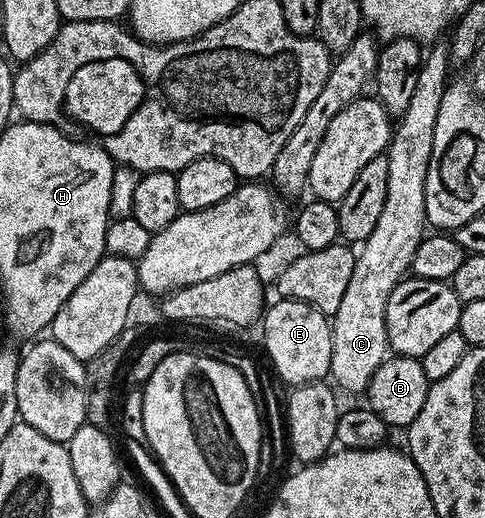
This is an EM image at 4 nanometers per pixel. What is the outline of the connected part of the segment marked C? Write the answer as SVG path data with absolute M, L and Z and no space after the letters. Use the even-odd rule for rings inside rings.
M435 44L426 51L423 67L417 76L417 89L409 100L409 108L398 115L393 126L391 143L385 151L389 160L389 188L385 190L385 208L381 208L381 217L377 219L377 228L369 232L369 236L358 247L353 264L353 276L349 279L349 289L341 299L341 308L330 319L333 336L333 360L330 377L335 378L334 385L340 391L348 390L351 394L362 395L367 385L373 380L373 372L377 372L380 364L387 361L389 347L387 329L385 328L385 308L389 304L389 296L393 288L403 281L410 271L413 252L423 242L428 229L425 216L425 176L429 172L429 156L433 156L433 128L437 128L437 111L441 108L441 96L445 96L449 73L452 69L451 55L446 45Z

